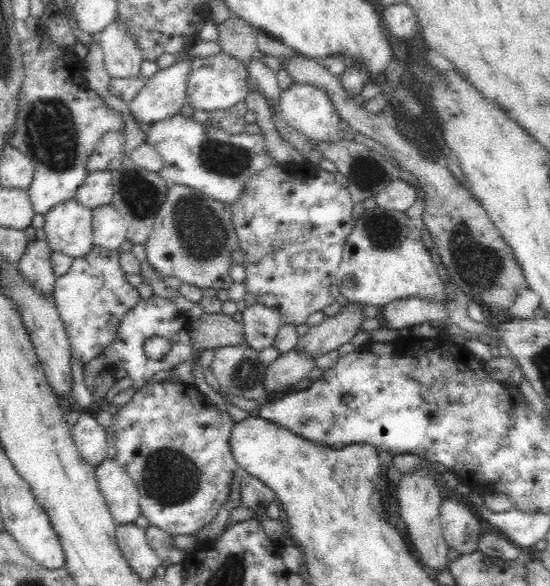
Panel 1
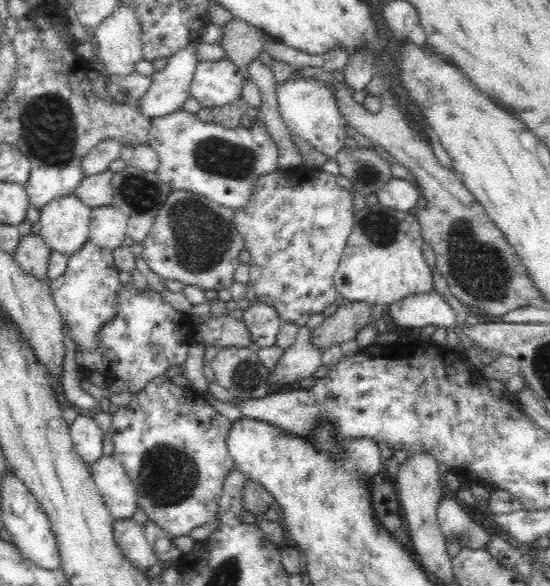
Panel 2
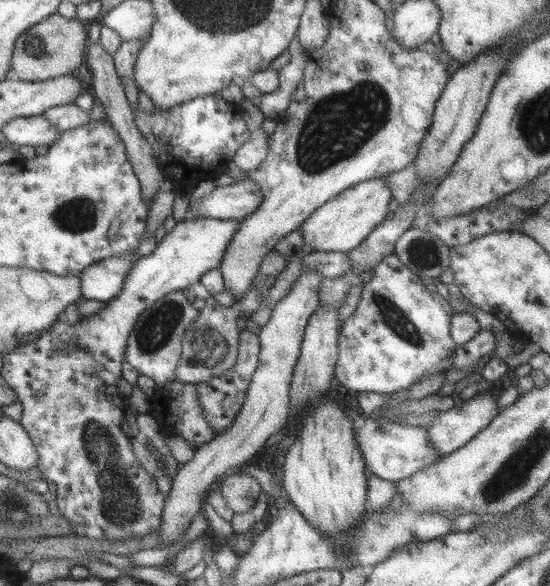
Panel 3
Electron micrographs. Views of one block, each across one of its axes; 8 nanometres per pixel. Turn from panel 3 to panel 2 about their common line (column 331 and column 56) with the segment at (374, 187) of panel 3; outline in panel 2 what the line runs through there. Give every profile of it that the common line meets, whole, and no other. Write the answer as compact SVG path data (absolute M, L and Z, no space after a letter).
M75 194L56 198L40 208L40 234L52 251L76 254L89 239L91 208Z

